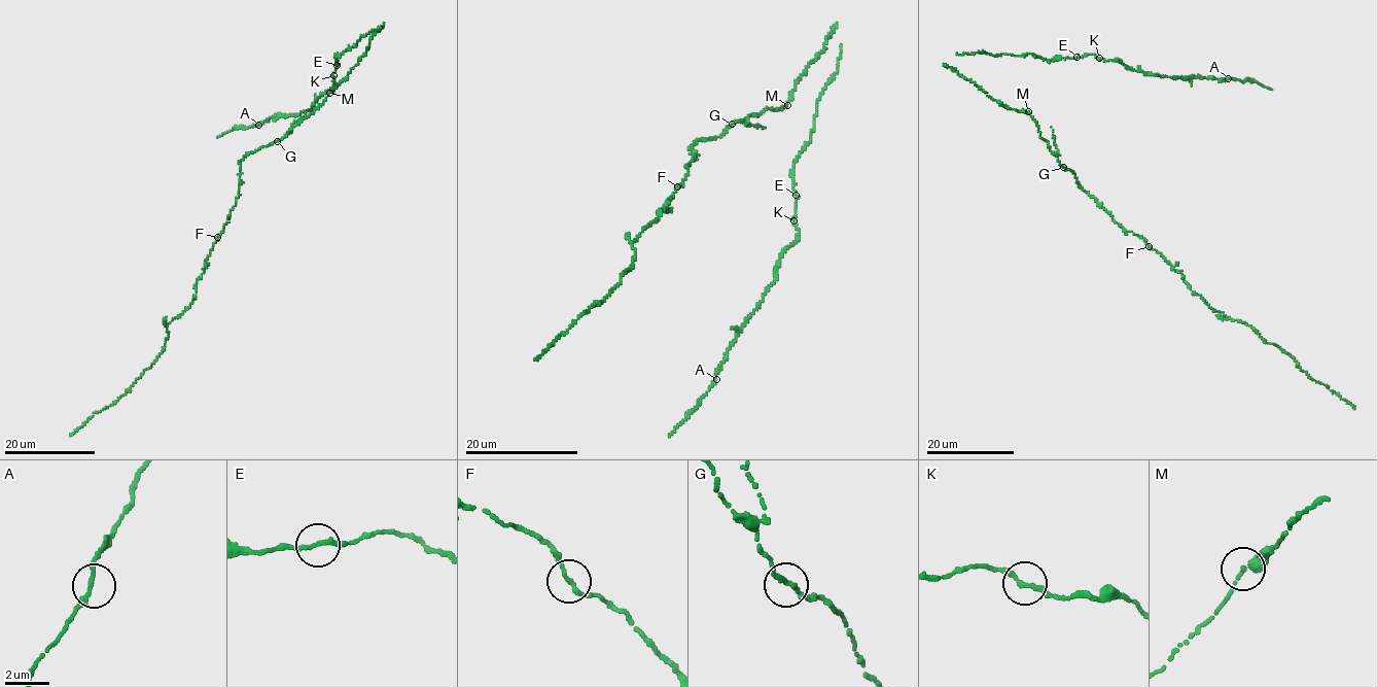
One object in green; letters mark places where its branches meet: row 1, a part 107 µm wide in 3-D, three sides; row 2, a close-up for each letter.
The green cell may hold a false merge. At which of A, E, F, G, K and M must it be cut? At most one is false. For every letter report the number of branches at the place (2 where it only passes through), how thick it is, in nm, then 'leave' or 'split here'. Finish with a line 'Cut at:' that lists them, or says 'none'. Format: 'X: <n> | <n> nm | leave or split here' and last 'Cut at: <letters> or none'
A: 2 | 200 nm | leave
E: 2 | 220 nm | leave
F: 2 | 200 nm | leave
G: 2 | 200 nm | leave
K: 2 | 200 nm | leave
M: 2 | 170 nm | leave
Cut at: none

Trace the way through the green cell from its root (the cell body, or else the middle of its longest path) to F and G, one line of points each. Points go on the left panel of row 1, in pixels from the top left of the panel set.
F: (329, 93), (311, 114), (281, 139), (246, 153), (240, 161), (239, 194), (228, 221), (218, 237)
G: (329, 93), (311, 114), (277, 141)

